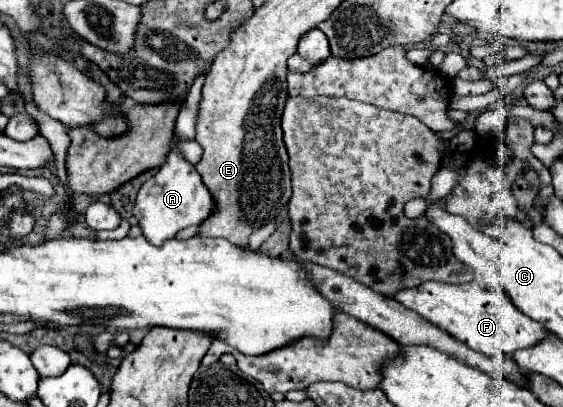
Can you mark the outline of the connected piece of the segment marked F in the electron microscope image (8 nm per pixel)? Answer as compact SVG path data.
M423 282L413 290L401 290L393 300L399 300L405 308L417 312L421 318L437 326L439 330L453 336L457 342L463 342L475 352L495 356L503 352L511 356L519 348L529 348L545 338L547 330L539 322L527 318L519 312L503 290L481 290L477 282L469 284L441 284L441 282Z

